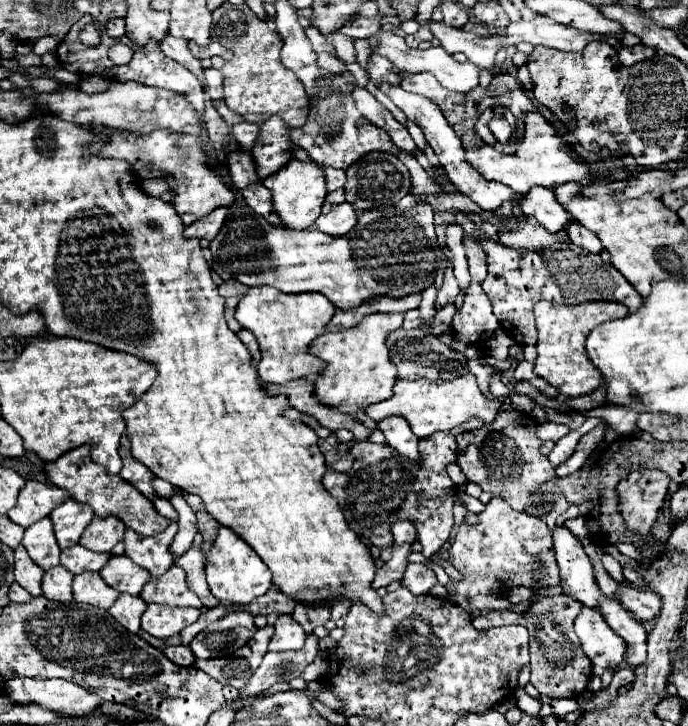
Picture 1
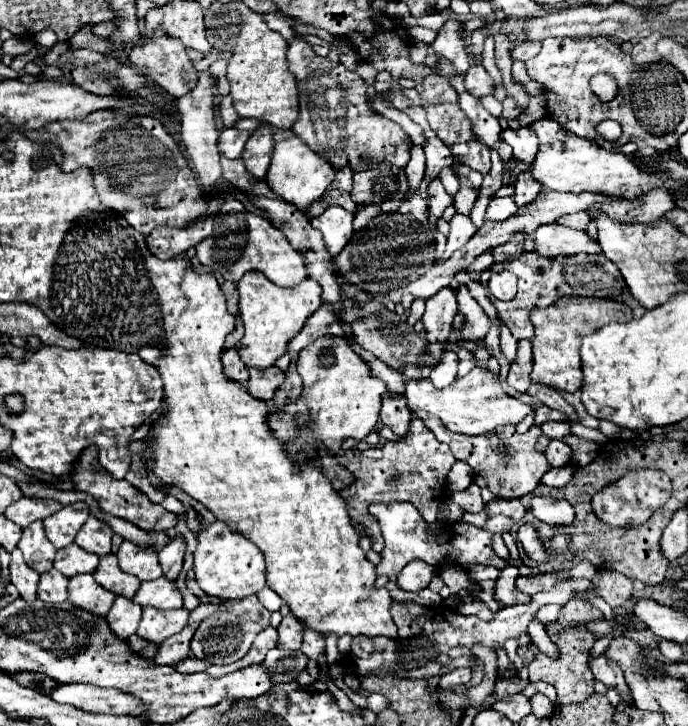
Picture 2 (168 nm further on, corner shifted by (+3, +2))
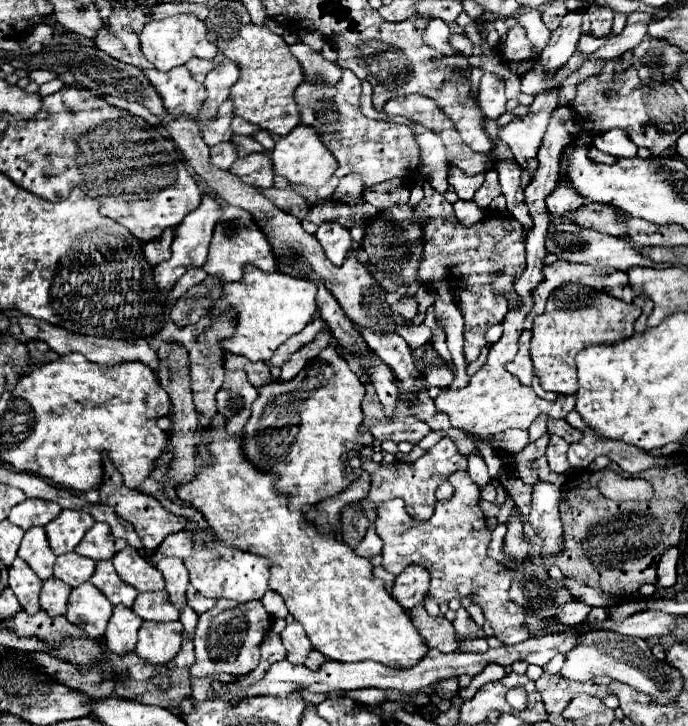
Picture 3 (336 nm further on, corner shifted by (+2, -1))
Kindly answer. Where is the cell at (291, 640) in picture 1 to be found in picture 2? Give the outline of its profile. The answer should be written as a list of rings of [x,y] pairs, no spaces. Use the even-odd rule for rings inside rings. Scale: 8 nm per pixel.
[[[291,613],[285,615],[277,627],[279,631],[279,641],[277,641],[277,649],[291,649],[297,651],[301,647],[301,639],[303,639],[303,625],[297,617],[293,617]]]

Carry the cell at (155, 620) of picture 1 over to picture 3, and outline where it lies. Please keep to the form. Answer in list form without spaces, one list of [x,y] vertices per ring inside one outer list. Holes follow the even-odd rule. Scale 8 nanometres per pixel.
[[[142,622],[138,632],[136,654],[152,666],[164,666],[180,652],[182,622]]]

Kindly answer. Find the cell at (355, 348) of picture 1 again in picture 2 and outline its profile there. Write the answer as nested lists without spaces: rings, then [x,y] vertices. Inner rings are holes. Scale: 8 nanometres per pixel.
[[[319,337],[311,345],[299,351],[297,357],[297,373],[303,377],[303,393],[299,401],[291,403],[283,409],[283,413],[271,407],[269,425],[281,441],[287,443],[289,457],[293,461],[309,461],[317,457],[317,447],[325,445],[329,451],[337,451],[347,437],[363,439],[369,435],[379,419],[381,397],[387,391],[385,383],[371,375],[369,365],[353,351],[353,345],[347,337]],[[295,413],[309,413],[311,421],[307,425],[297,425],[293,415]]]

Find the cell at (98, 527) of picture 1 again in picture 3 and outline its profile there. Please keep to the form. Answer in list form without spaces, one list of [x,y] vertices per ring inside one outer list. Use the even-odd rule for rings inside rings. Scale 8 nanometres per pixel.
[[[96,522],[94,528],[82,538],[82,542],[76,546],[76,552],[80,556],[92,558],[92,560],[110,560],[116,550],[114,550],[114,536],[108,524]]]

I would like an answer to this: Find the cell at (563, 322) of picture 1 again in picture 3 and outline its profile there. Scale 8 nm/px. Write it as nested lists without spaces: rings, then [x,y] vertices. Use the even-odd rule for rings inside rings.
[[[564,284],[556,288],[546,302],[544,314],[536,316],[532,324],[530,356],[534,362],[534,374],[540,378],[542,388],[556,394],[576,394],[576,354],[594,344],[616,344],[630,338],[640,314],[642,310],[636,304],[626,304],[590,286]]]

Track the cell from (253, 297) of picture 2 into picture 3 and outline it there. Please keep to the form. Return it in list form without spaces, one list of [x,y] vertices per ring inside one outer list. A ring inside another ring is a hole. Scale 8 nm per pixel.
[[[252,264],[244,266],[244,276],[240,282],[222,284],[224,294],[210,304],[208,316],[218,318],[228,310],[234,310],[236,330],[230,338],[222,340],[222,348],[232,354],[246,356],[252,362],[270,360],[280,344],[290,336],[298,334],[316,312],[316,284],[310,280],[292,278],[280,272],[262,272]]]

